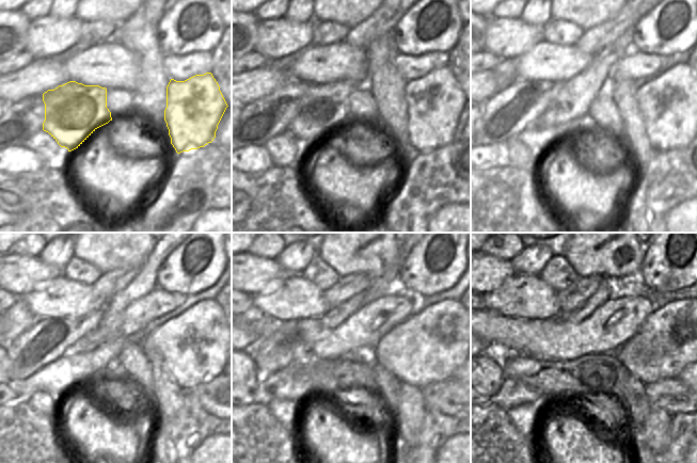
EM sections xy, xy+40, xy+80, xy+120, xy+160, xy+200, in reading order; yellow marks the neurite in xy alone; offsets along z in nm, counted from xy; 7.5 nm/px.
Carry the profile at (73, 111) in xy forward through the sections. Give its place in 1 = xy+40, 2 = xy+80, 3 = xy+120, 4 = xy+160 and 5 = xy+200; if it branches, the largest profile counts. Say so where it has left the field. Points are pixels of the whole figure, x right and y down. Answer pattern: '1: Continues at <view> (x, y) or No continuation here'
1: Continues at xy+40 (322, 106)
2: Continues at xy+80 (572, 101)
3: Continues at xy+120 (110, 326)
4: Continues at xy+160 (386, 283)
5: Continues at xy+200 (634, 287).

